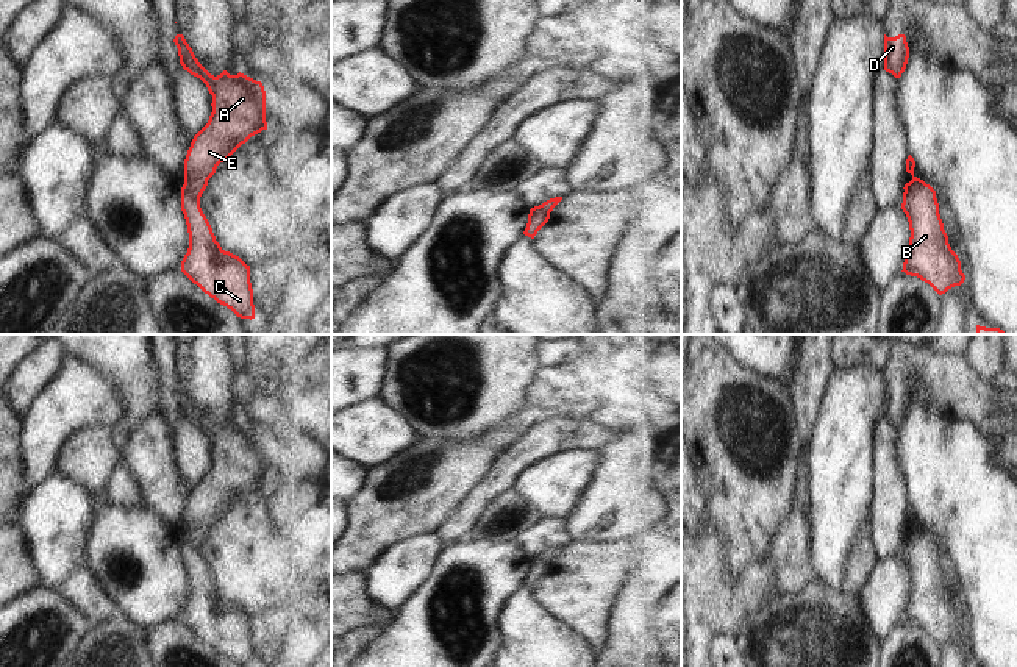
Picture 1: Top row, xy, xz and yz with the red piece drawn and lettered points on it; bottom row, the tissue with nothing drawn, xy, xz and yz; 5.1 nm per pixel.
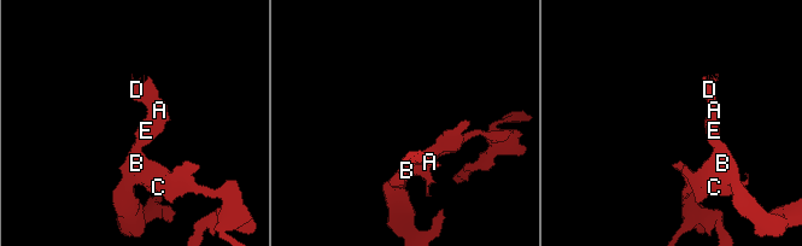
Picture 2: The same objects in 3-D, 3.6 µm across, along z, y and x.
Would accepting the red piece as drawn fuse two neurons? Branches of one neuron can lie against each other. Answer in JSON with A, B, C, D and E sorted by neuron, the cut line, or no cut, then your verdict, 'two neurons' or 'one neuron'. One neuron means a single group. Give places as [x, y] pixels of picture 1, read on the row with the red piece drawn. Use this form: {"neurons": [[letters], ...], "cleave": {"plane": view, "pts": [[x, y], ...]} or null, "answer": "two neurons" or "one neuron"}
{"neurons": [["A", "D", "E"], ["B", "C"]], "cleave": {"plane": "xy", "pts": [[181, 188], [199, 199]]}, "answer": "two neurons"}

